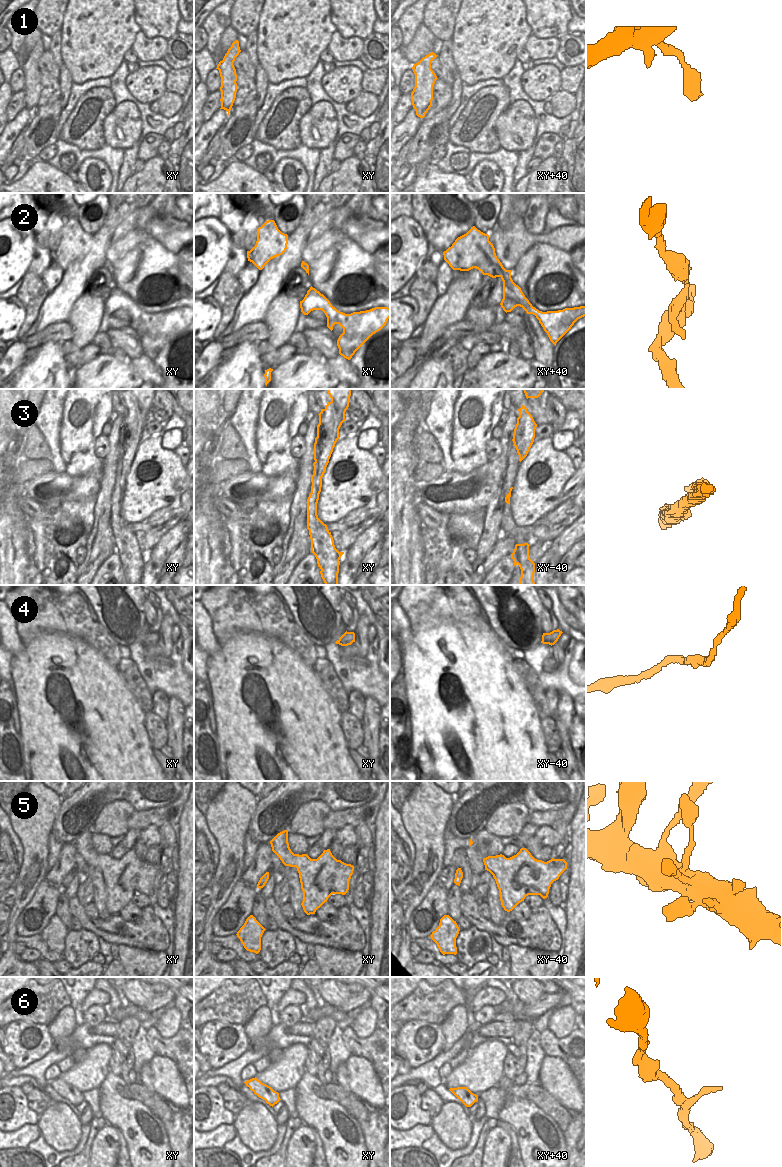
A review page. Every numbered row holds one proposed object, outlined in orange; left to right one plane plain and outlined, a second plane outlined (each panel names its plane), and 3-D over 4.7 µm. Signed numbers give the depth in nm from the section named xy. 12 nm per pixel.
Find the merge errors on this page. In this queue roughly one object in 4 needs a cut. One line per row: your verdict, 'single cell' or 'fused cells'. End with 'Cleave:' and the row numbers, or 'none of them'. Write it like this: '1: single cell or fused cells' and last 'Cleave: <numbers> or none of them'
1: single cell
2: fused cells
3: fused cells
4: single cell
5: single cell
6: single cell
Cleave: 2, 3

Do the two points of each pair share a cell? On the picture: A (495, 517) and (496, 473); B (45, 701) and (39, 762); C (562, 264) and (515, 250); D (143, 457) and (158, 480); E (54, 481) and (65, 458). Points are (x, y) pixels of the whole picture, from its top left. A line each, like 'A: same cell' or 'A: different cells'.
A: different cells
B: same cell
C: different cells
D: same cell
E: different cells

